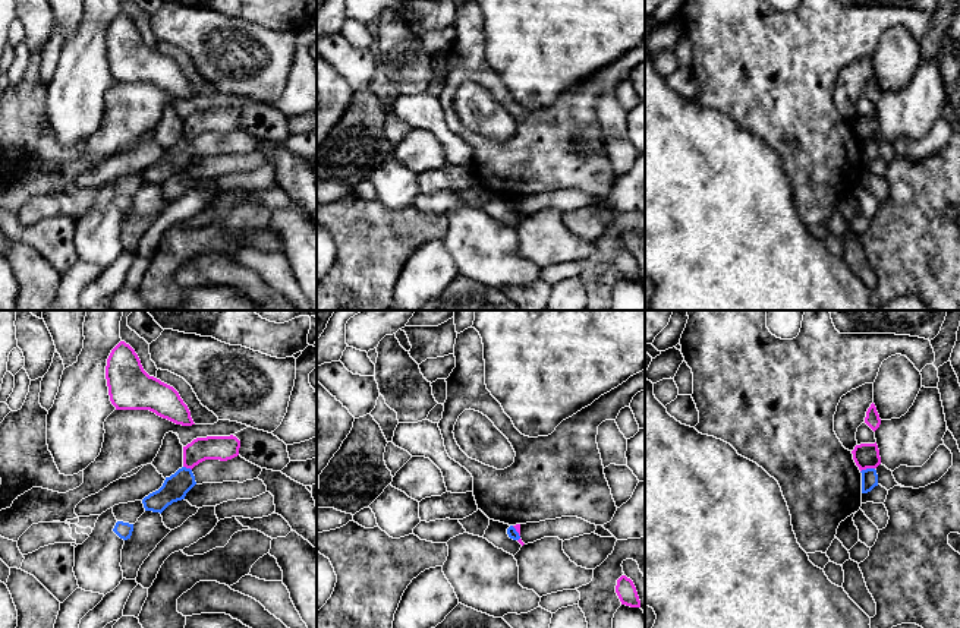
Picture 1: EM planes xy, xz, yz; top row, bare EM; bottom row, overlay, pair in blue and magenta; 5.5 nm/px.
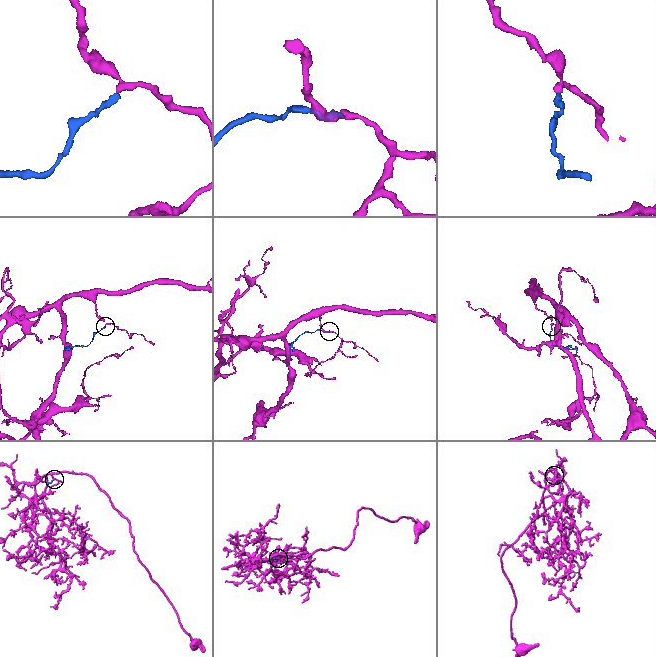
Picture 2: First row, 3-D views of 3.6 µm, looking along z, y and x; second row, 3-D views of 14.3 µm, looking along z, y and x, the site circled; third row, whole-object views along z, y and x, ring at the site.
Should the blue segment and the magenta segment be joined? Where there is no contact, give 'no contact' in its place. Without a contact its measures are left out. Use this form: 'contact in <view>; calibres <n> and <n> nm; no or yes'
contact in yz; calibres 100 and 140 nm; no

